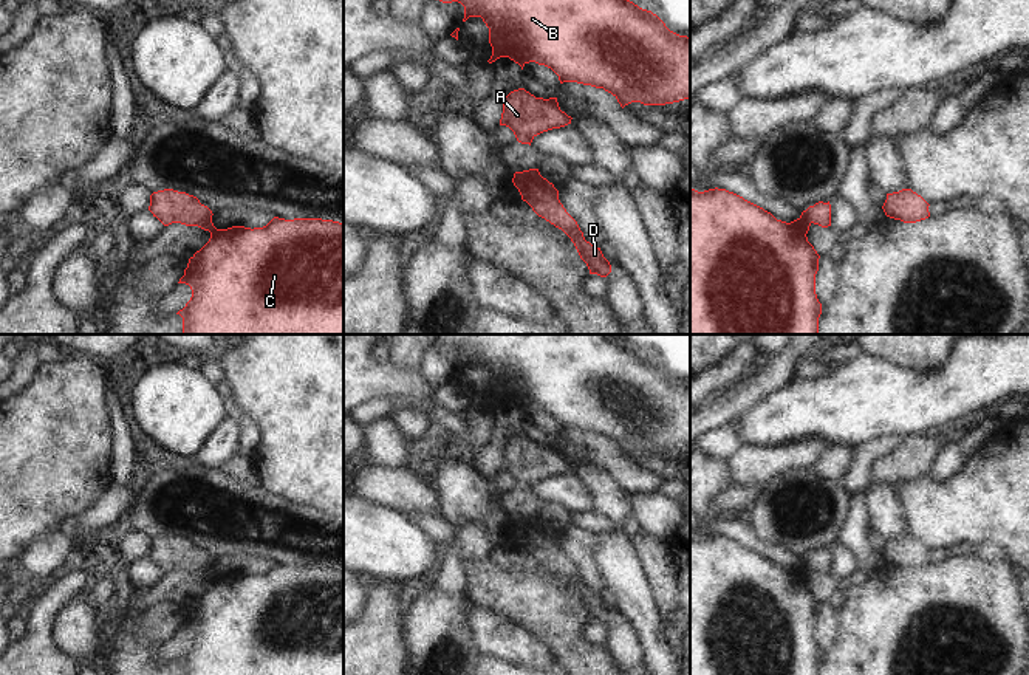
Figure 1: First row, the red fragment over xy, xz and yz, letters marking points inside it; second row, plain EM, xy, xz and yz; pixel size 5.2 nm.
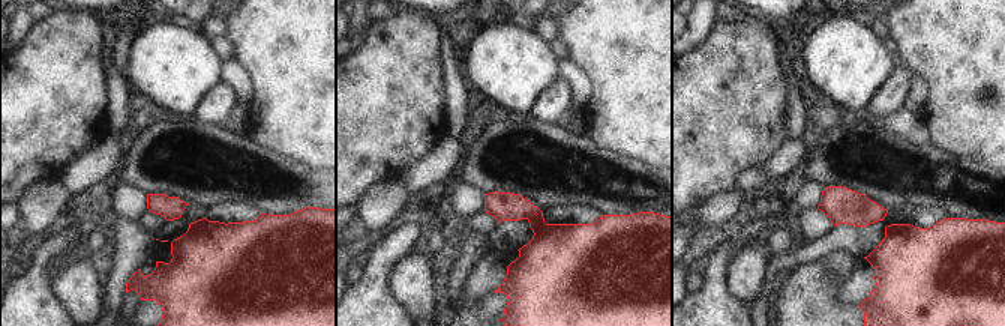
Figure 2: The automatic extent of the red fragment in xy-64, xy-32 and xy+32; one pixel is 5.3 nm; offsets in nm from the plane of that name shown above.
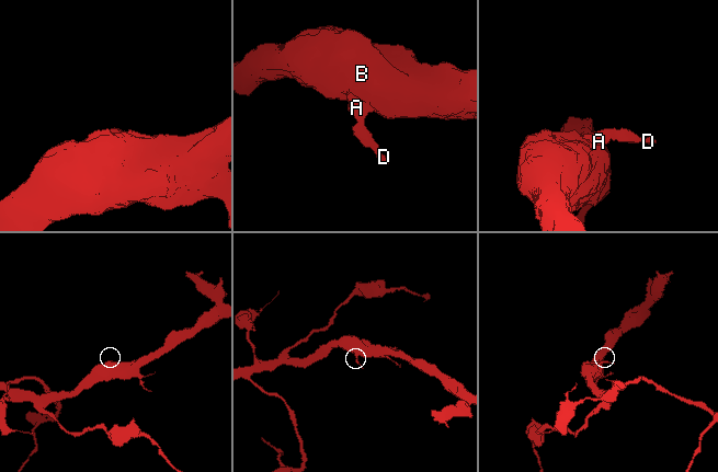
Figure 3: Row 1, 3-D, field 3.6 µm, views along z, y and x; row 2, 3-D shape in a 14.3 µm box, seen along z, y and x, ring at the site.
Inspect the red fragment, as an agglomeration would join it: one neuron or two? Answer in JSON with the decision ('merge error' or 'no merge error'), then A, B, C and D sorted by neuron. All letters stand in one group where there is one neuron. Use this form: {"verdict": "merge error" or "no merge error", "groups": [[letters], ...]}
{"verdict": "merge error", "groups": [["A", "D"], ["B", "C"]]}

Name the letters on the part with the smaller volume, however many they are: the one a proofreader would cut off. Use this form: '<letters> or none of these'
A, D

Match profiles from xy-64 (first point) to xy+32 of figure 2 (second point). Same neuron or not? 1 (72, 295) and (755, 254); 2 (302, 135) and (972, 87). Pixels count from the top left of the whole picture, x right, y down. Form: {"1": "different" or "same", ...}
{"1": "same", "2": "same"}

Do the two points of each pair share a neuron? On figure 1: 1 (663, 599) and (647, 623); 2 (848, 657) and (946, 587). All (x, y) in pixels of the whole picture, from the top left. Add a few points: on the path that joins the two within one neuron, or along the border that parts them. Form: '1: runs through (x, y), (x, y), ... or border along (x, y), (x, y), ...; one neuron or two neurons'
1: border along (644, 575), (661, 623); two neurons
2: runs through (873, 649), (910, 612), (921, 606); one neuron

